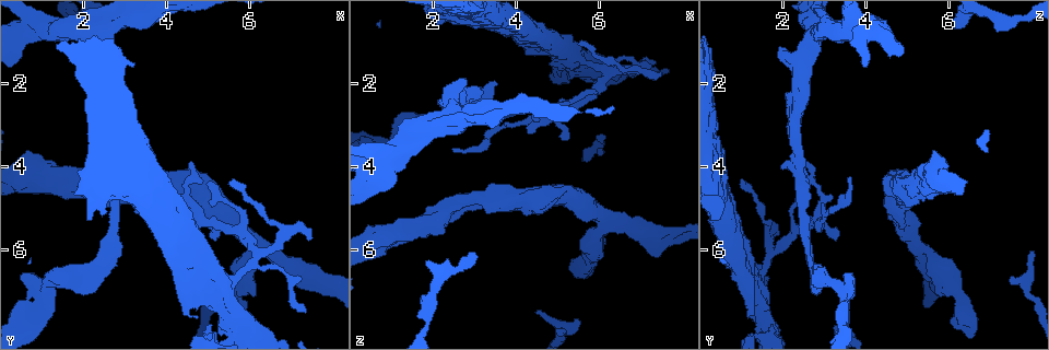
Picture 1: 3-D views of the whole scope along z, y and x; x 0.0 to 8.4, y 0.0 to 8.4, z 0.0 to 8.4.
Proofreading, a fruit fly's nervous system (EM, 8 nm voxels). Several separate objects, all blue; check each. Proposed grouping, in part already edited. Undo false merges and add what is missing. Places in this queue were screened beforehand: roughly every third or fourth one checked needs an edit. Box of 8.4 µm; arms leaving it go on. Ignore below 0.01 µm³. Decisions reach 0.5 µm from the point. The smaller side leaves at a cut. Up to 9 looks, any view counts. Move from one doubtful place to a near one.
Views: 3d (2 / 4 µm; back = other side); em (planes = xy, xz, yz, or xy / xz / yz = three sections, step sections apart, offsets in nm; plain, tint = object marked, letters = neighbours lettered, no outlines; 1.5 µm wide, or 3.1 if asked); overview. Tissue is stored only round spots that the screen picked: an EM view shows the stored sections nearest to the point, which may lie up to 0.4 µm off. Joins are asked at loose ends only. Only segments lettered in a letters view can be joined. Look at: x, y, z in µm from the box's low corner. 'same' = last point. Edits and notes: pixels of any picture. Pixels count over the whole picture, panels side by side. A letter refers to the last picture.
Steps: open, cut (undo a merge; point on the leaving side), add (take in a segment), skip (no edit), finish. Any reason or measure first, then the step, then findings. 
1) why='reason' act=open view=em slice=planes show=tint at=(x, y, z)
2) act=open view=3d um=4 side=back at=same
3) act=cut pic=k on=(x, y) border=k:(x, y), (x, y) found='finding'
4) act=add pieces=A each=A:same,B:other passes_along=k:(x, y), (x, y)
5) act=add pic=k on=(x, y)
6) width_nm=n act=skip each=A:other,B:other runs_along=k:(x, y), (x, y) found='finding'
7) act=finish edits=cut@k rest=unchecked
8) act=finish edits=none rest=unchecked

why='branch stops here' act=open view=3d um=4 at=(2.85, 1.20, 1.90)

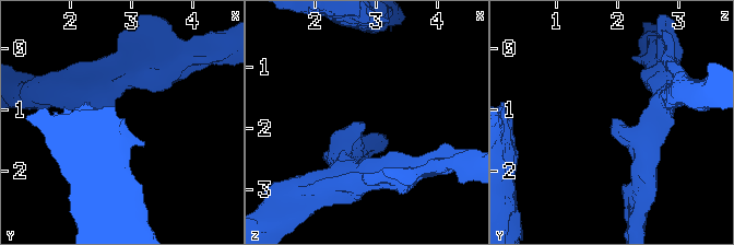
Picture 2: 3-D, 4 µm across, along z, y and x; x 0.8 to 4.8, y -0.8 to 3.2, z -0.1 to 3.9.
act=open view=em slice=planes show=letters at=(2.85, 1.20, 1.95)

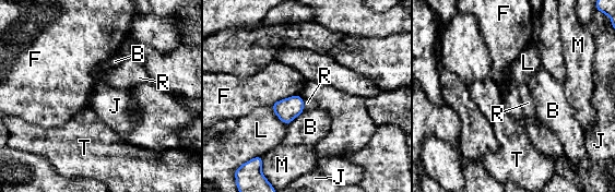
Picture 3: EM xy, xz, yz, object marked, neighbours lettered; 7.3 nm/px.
act=skip each=B:other,F:other,J:other,L:other,M:other,R:other,T:other border=3:(303, 99), (303, 108), (305, 110) found='none of them fits'

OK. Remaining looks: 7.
why='abrupt turn' act=open view=3d um=4 side=back at=(6.75, 5.60, 1.70)

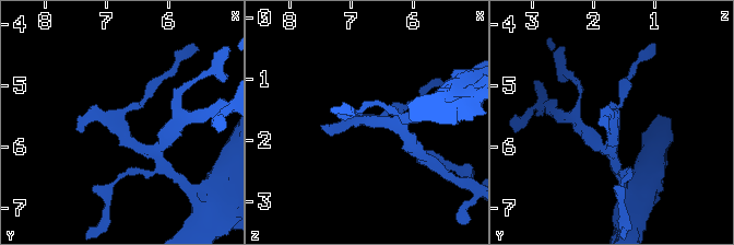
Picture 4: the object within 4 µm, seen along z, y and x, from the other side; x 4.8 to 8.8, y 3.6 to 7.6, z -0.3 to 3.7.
why='need the tissue' act=open view=em slice=planes show=plain at=(6.75, 5.65, 1.65)

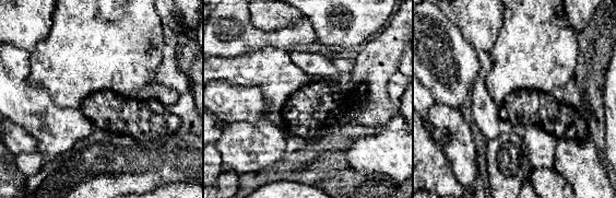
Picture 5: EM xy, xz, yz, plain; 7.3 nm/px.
why='what lies round it' act=open view=em slice=planes show=letters at=same

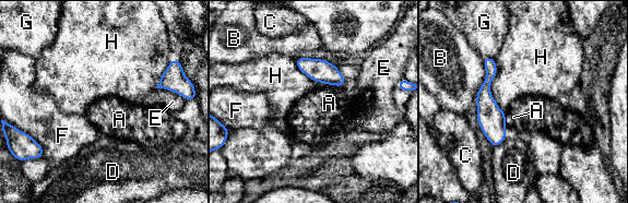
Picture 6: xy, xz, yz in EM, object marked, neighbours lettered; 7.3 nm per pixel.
longest_contact=H:420nm act=skip each=A:other,B:other,C:other,D:other,E:other,F:other,G:other,H:other border=6:(494, 58), (490, 94), (505, 112) found='all the same neuron'

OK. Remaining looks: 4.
why='branch stops here' act=open view=em slice=planes show=letters at=(5.10, 5.65, 3.40)

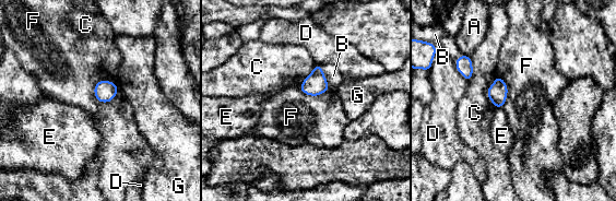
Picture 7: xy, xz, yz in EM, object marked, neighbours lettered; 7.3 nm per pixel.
act=skip each=A:other,B:other,C:other,D:other,E:other,F:other,G:other border=7:(118, 86), (108, 102), (94, 97) found='none of them fits'

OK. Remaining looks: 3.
why='branch stops here' act=open view=em slice=xy step=8 show=tint at=(3.05, 0.55, 6.15)

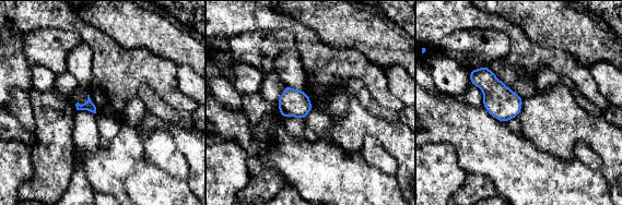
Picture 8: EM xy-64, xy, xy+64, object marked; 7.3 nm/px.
act=open view=em slice=planes show=letters at=same

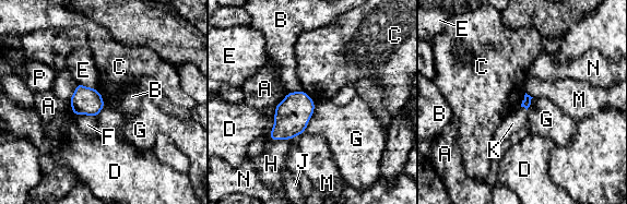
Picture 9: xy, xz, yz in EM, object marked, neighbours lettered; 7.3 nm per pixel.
act=skip each=A:other,B:other,C:other,D:other,E:other,F:other,G:other,H:other,J:other,K:other,M:other,N:other,P:other found='no lettered segment goes on from it'

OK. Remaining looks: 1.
act=finish edits=none rest=unchecked

